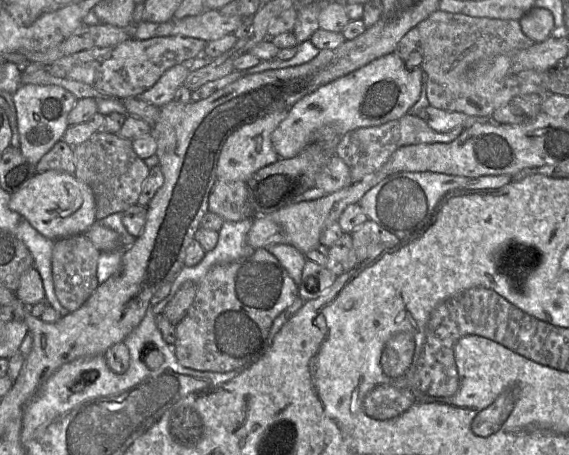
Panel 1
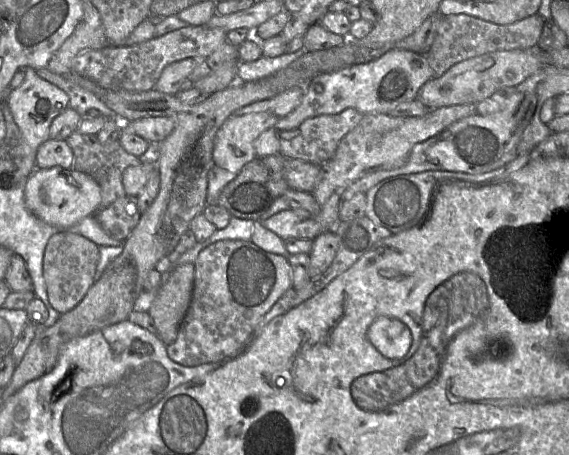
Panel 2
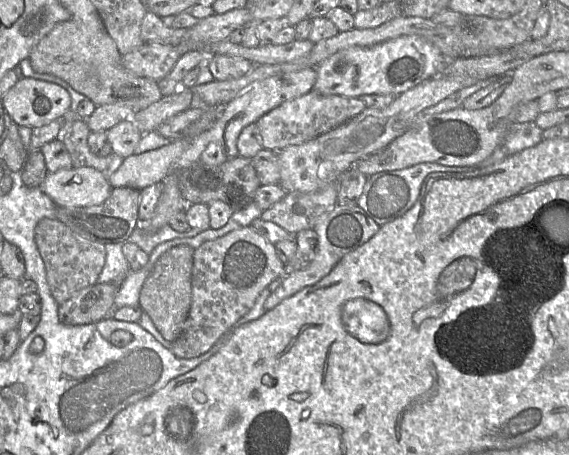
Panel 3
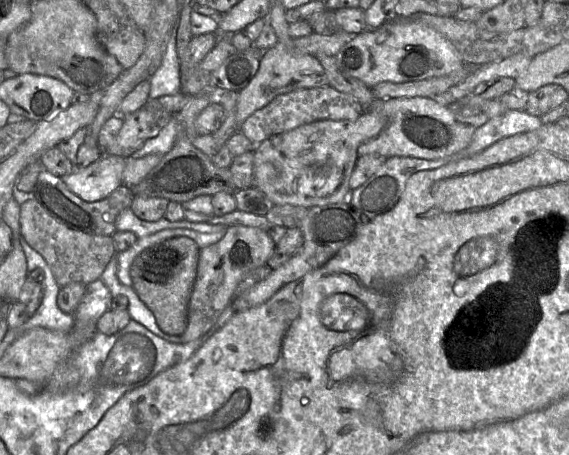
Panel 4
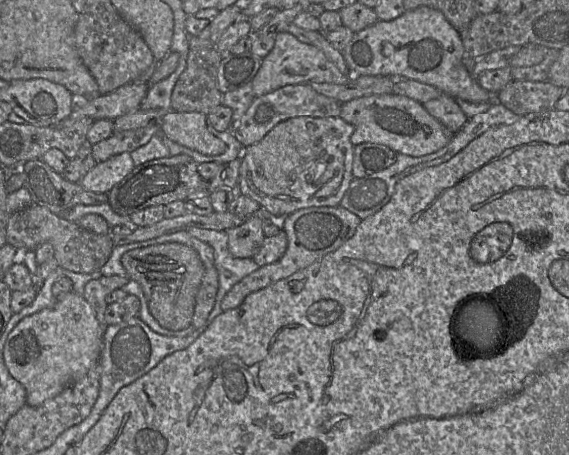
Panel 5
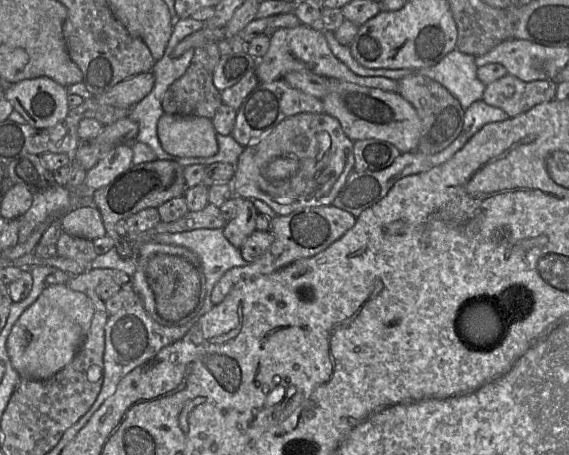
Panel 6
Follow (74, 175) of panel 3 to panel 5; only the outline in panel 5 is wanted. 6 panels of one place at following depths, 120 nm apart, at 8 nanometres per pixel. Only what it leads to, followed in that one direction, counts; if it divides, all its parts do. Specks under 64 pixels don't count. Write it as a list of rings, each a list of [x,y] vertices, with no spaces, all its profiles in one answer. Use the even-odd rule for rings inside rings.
[[[129,152],[114,155],[104,162],[96,163],[79,184],[87,191],[108,193],[135,167]]]

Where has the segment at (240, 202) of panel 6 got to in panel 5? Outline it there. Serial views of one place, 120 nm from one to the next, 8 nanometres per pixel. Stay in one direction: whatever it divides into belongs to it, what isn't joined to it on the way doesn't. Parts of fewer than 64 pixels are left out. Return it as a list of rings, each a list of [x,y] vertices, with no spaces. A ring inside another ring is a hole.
[[[254,214],[245,219],[245,222],[226,231],[228,249],[237,258],[253,258],[265,239],[262,228],[262,216]]]

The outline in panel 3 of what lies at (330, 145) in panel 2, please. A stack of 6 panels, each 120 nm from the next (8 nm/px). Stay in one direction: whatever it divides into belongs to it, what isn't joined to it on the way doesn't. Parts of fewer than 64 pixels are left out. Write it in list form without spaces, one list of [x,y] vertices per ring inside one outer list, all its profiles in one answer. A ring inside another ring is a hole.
[[[312,90],[305,95],[283,102],[263,115],[255,123],[258,129],[258,141],[263,149],[280,152],[289,146],[306,143],[329,132],[366,108],[359,97],[322,95]]]

